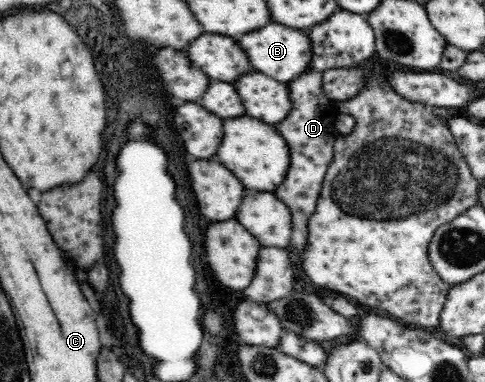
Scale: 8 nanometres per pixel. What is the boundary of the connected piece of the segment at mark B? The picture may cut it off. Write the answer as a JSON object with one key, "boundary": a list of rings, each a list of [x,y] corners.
{"boundary":[[[268,24],[260,30],[242,34],[238,38],[242,50],[248,54],[250,64],[262,72],[268,74],[270,78],[276,78],[278,82],[290,82],[300,74],[308,71],[308,64],[312,60],[312,46],[306,34],[302,34],[302,30],[292,30],[288,26],[280,26],[280,24]]]}

